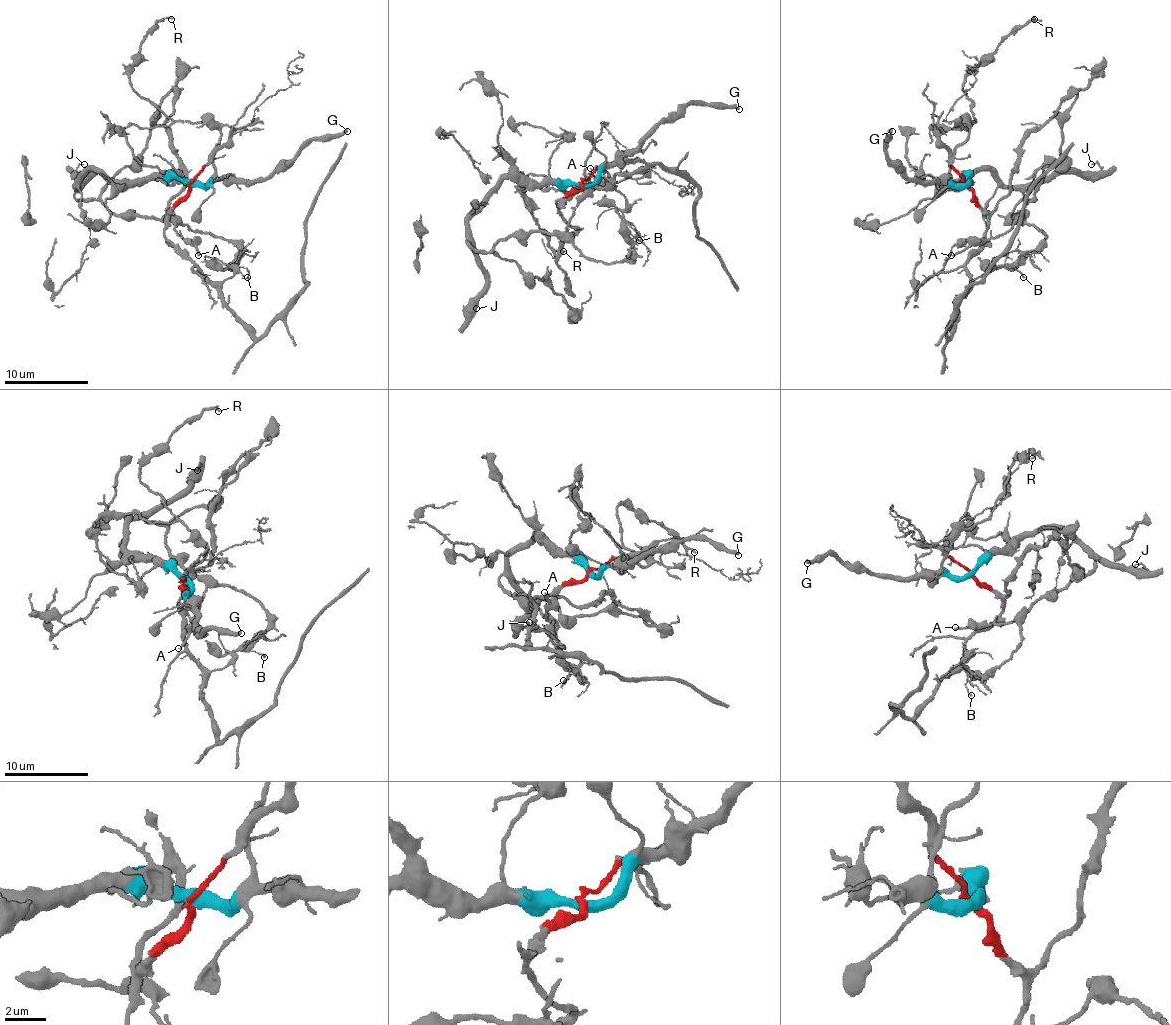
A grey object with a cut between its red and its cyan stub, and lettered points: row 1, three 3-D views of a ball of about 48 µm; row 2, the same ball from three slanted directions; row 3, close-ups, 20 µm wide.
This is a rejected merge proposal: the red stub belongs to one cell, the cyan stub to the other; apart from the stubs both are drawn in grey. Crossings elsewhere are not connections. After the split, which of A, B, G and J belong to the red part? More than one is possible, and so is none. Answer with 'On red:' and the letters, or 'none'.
On red: B

